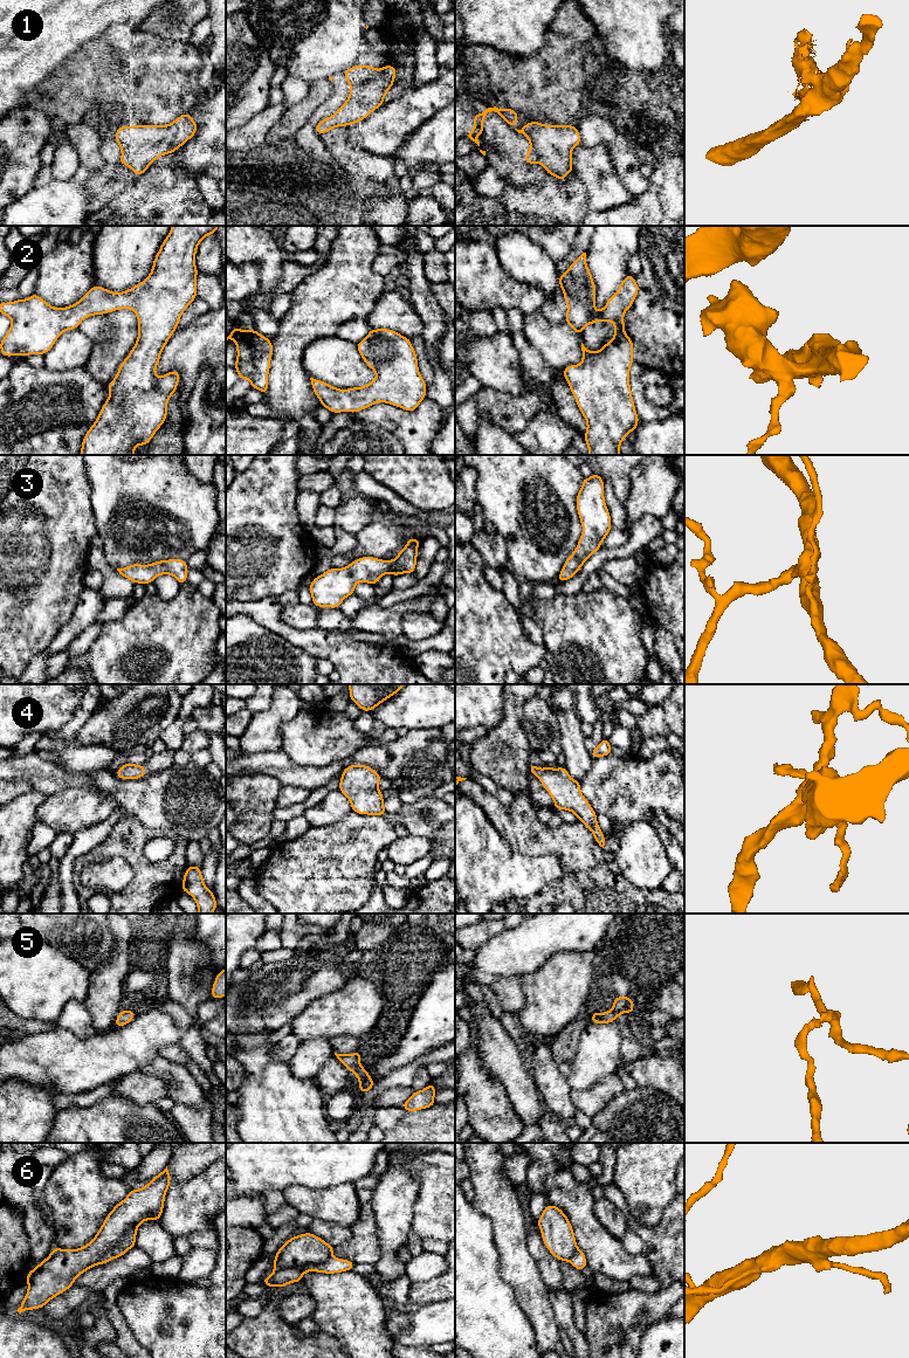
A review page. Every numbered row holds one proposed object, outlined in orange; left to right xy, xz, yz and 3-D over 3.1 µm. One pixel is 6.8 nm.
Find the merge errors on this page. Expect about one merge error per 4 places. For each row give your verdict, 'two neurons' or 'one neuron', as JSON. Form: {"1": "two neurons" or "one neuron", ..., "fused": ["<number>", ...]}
{"1": "one neuron", "2": "one neuron", "3": "one neuron", "4": "one neuron", "5": "one neuron", "6": "two neurons", "fused": ["6"]}

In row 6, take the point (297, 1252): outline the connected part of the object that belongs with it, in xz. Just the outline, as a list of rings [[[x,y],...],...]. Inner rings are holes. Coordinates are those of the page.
[[[309,1232],[292,1236],[275,1254],[273,1269],[322,1263],[332,1257],[333,1249],[335,1247]]]

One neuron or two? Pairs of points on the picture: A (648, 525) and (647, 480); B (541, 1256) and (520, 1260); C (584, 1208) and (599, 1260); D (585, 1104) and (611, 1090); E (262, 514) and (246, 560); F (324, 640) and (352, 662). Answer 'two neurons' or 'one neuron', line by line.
A: two neurons
B: two neurons
C: one neuron
D: one neuron
E: one neuron
F: one neuron

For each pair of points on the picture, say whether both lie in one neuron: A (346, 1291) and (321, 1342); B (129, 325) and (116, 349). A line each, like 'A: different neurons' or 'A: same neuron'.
A: different neurons
B: same neuron

